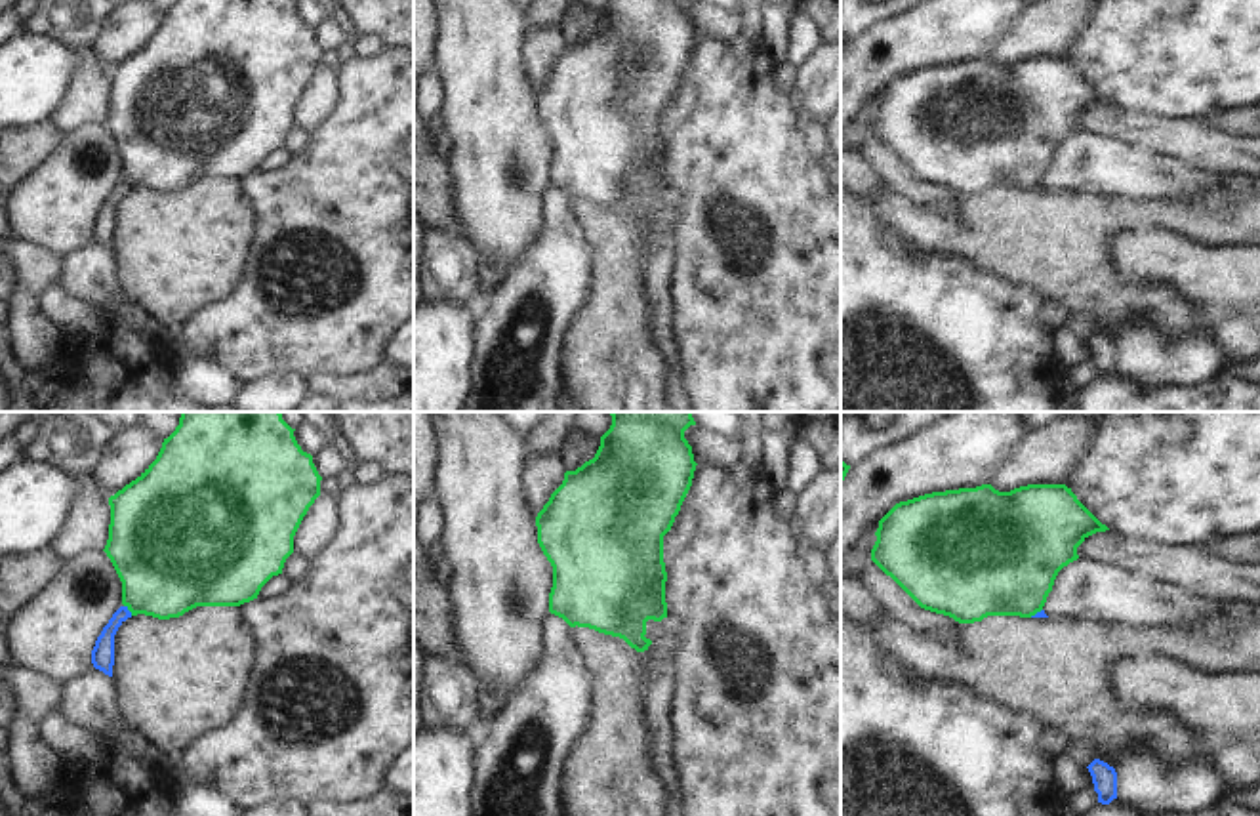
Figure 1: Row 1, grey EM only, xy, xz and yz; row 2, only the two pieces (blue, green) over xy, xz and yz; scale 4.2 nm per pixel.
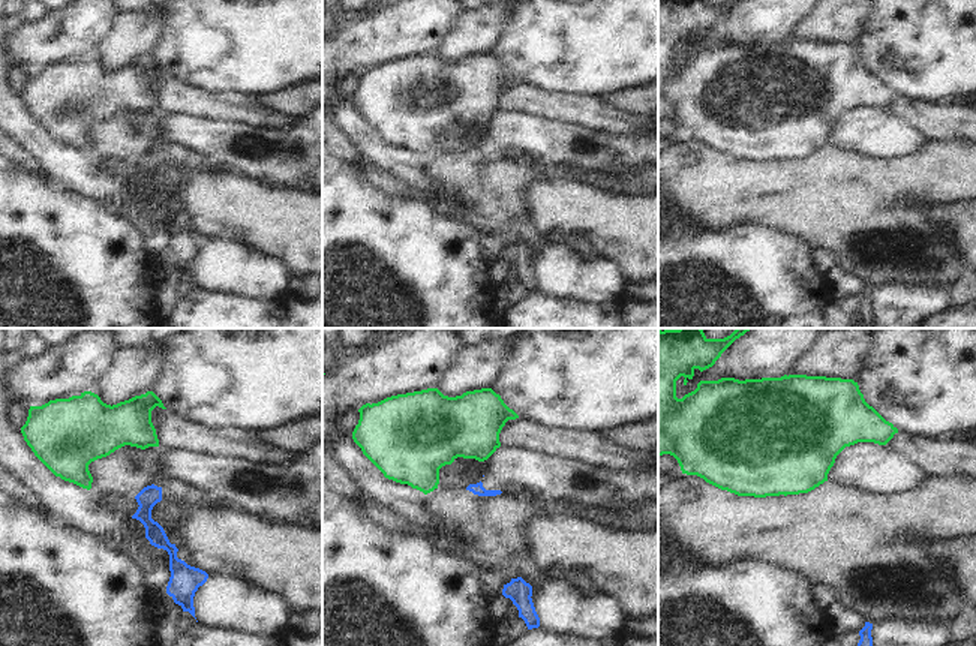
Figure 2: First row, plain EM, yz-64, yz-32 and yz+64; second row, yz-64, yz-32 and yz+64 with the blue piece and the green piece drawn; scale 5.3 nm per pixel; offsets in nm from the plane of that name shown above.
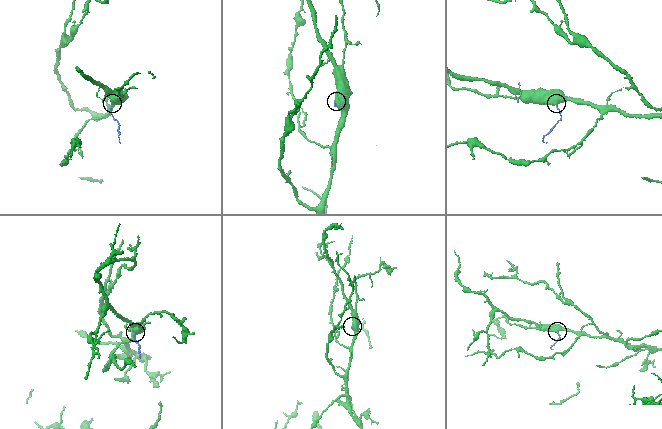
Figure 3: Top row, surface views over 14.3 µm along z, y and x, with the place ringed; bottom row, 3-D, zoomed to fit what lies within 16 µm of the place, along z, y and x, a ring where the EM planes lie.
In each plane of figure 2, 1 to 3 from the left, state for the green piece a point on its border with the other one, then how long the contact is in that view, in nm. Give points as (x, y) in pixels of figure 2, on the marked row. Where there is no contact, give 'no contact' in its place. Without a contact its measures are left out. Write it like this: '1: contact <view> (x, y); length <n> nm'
1: no contact
2: no contact
3: no contact

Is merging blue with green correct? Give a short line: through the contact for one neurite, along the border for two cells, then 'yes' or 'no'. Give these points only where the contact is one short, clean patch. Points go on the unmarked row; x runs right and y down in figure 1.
line xy (124, 178), (132, 187); no

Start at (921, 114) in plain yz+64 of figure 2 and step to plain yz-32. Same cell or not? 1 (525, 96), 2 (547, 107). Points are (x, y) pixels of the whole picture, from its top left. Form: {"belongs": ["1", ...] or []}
{"belongs": ["1", "2"]}

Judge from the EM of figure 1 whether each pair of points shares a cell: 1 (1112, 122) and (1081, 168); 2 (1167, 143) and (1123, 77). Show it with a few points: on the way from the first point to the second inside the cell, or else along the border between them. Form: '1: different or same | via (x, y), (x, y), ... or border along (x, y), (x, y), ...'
1: different | border along (1079, 128), (1091, 134), (1116, 136), (1146, 149)
2: different | border along (1110, 102), (1135, 113), (1184, 117), (1192, 122)

